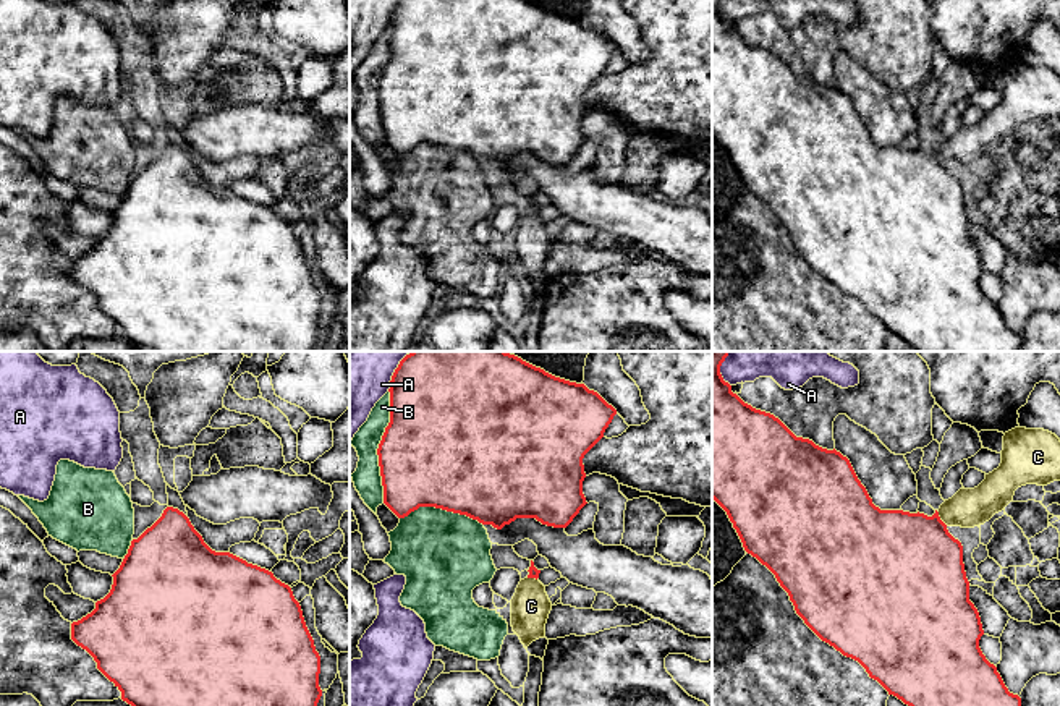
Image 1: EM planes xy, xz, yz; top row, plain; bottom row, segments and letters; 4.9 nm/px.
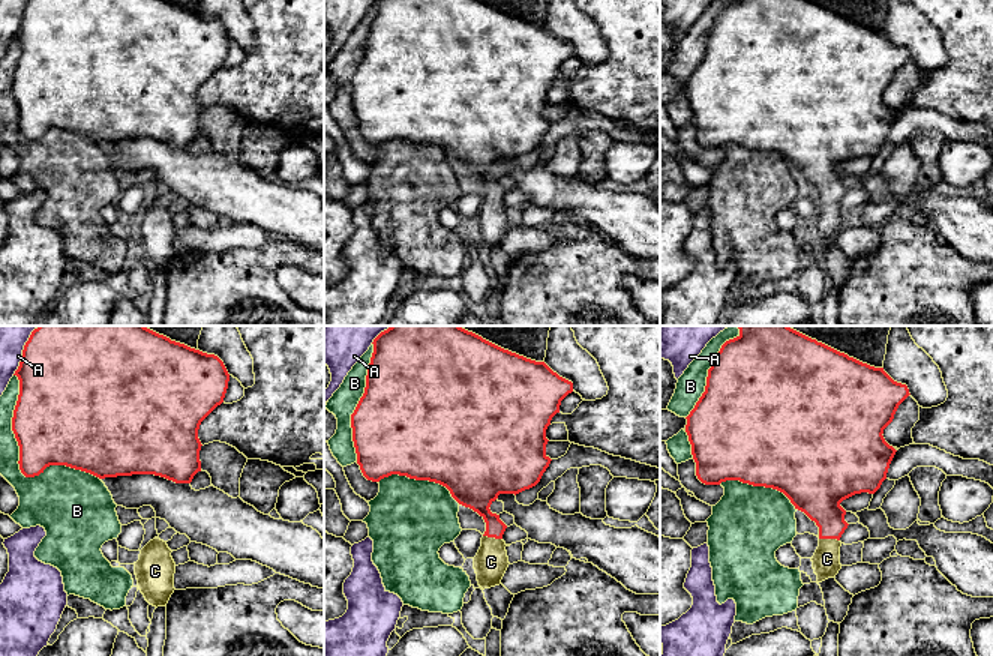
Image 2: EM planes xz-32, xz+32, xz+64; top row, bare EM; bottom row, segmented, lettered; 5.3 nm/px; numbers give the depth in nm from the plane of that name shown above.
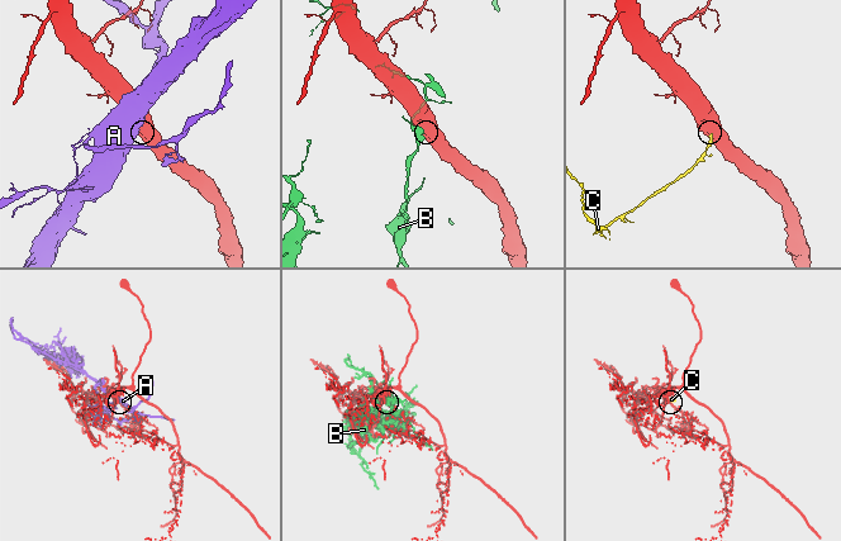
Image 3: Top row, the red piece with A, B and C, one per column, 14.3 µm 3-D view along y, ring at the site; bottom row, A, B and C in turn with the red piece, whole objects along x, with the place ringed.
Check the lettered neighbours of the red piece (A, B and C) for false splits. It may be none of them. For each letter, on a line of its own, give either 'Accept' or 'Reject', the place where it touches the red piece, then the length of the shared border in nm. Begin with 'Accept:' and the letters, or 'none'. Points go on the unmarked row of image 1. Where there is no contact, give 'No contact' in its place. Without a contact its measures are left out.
Accept: C
A: Reject. Touches red at xz (392, 15). Shared border 160 nm
B: Reject. Touches red at xz (379, 85). Shared border 550 nm
C: Accept. Touches red at yz (939, 156). Shared border 100 nm

